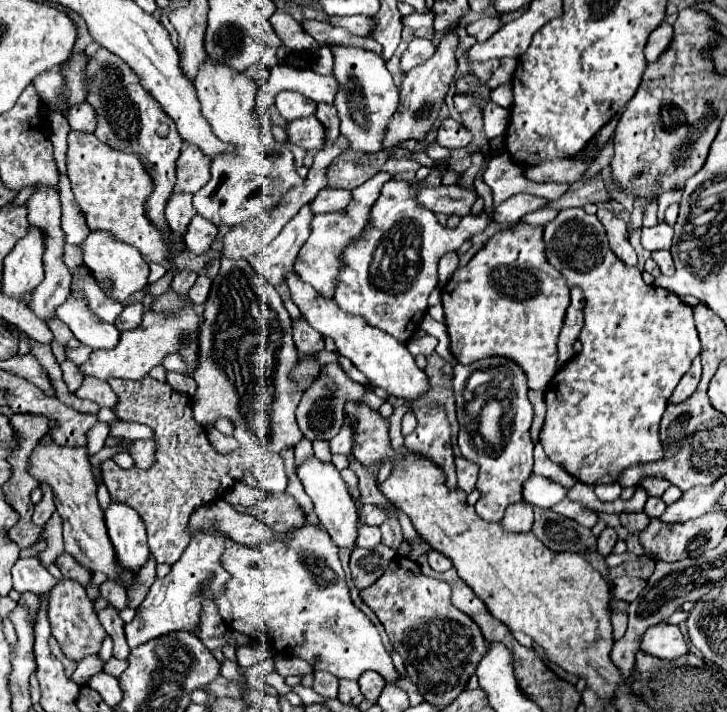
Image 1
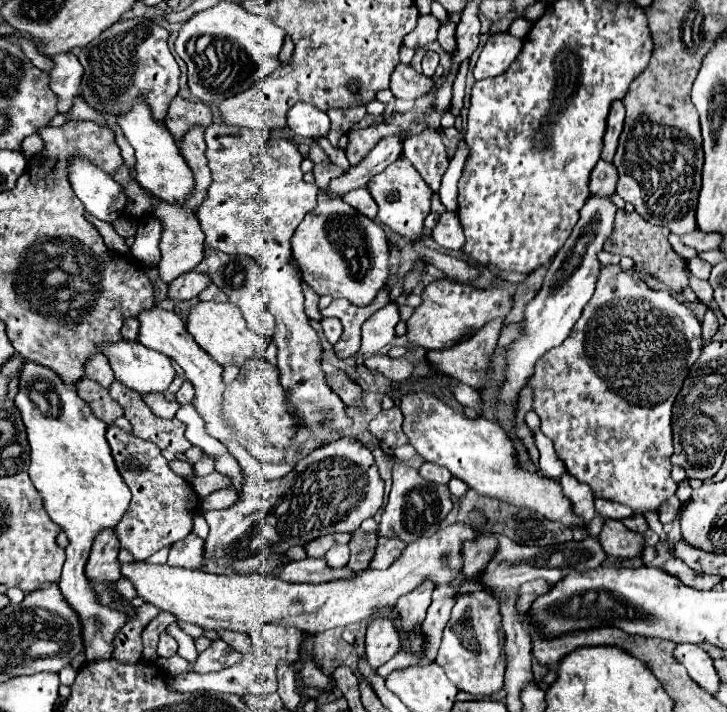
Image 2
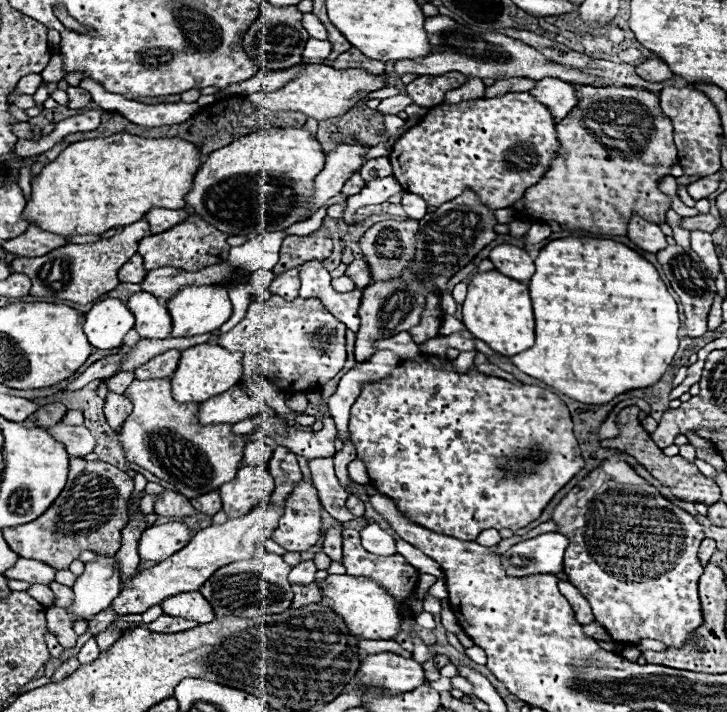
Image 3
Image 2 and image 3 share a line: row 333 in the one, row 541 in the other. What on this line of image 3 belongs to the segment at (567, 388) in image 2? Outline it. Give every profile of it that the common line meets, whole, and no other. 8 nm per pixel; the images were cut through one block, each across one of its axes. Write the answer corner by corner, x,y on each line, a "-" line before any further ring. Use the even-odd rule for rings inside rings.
608,458
594,468
556,506
552,520
558,524
558,532
570,540
564,554
564,572
568,580
584,594
596,622
600,622
614,640
632,644
642,638
654,638
666,646
680,648
688,634
702,624
696,588
704,570
698,560
698,544
704,538
702,526
688,512
664,500
624,460

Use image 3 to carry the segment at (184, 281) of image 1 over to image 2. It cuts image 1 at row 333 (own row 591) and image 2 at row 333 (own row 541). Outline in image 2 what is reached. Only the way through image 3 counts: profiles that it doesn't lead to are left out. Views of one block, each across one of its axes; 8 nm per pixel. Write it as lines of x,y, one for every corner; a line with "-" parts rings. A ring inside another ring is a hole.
198,302
190,314
188,314
188,324
186,324
188,332
192,334
192,338
222,366
226,364
236,364
242,366
244,358
252,358
252,356
262,356
262,352
266,350
266,346
270,344
270,340
264,334
256,334
252,332
242,314
240,308
236,308
236,304
224,302

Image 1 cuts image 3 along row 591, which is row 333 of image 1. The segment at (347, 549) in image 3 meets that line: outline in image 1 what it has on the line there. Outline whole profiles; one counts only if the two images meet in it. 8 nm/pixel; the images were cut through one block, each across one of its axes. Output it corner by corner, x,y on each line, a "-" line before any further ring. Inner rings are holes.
440,158
434,160
424,180
388,180
374,204
370,228
344,252
346,268
338,276
336,304
346,314
364,318
400,342
408,342
420,328
428,308
428,296
438,286
438,260
446,252
458,250
472,236
484,232
490,224
490,216
482,210
480,214
470,214
470,220
460,220
456,228
440,226
434,212
418,202
418,188
442,186
442,172
448,170
448,166
450,158

